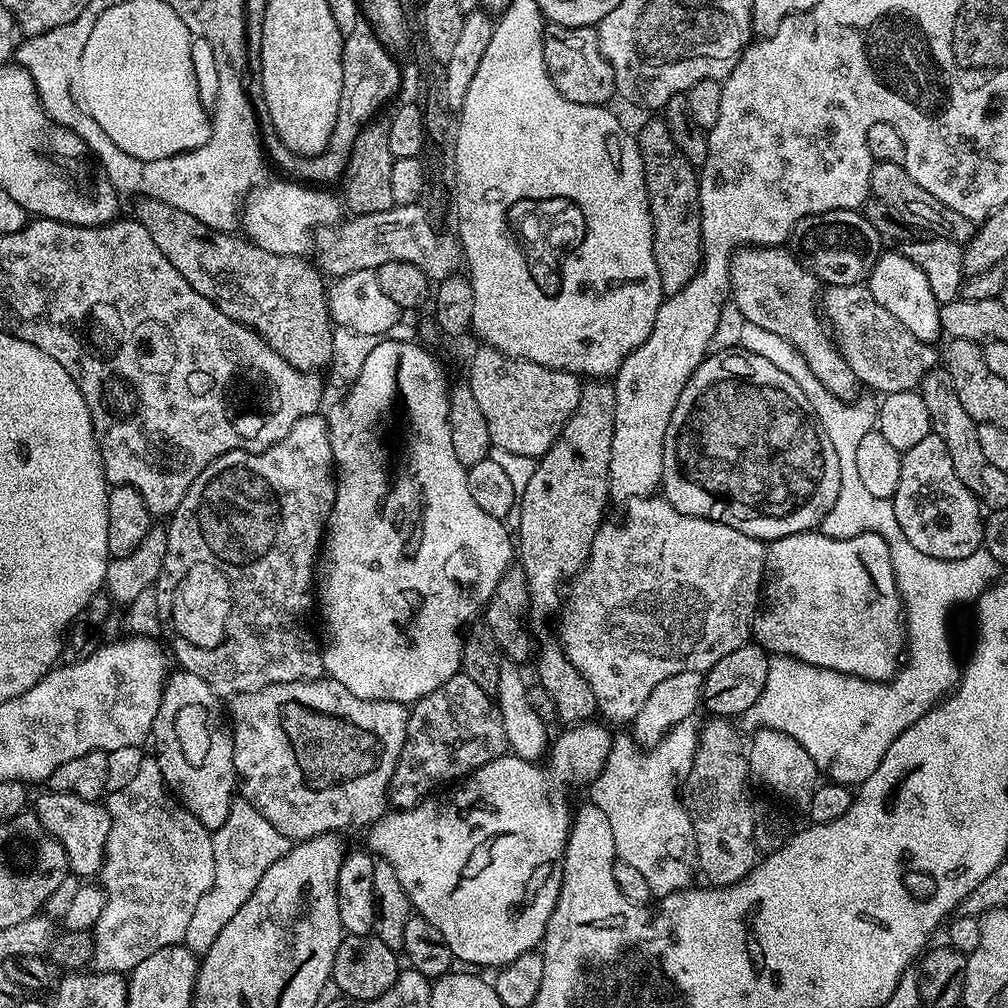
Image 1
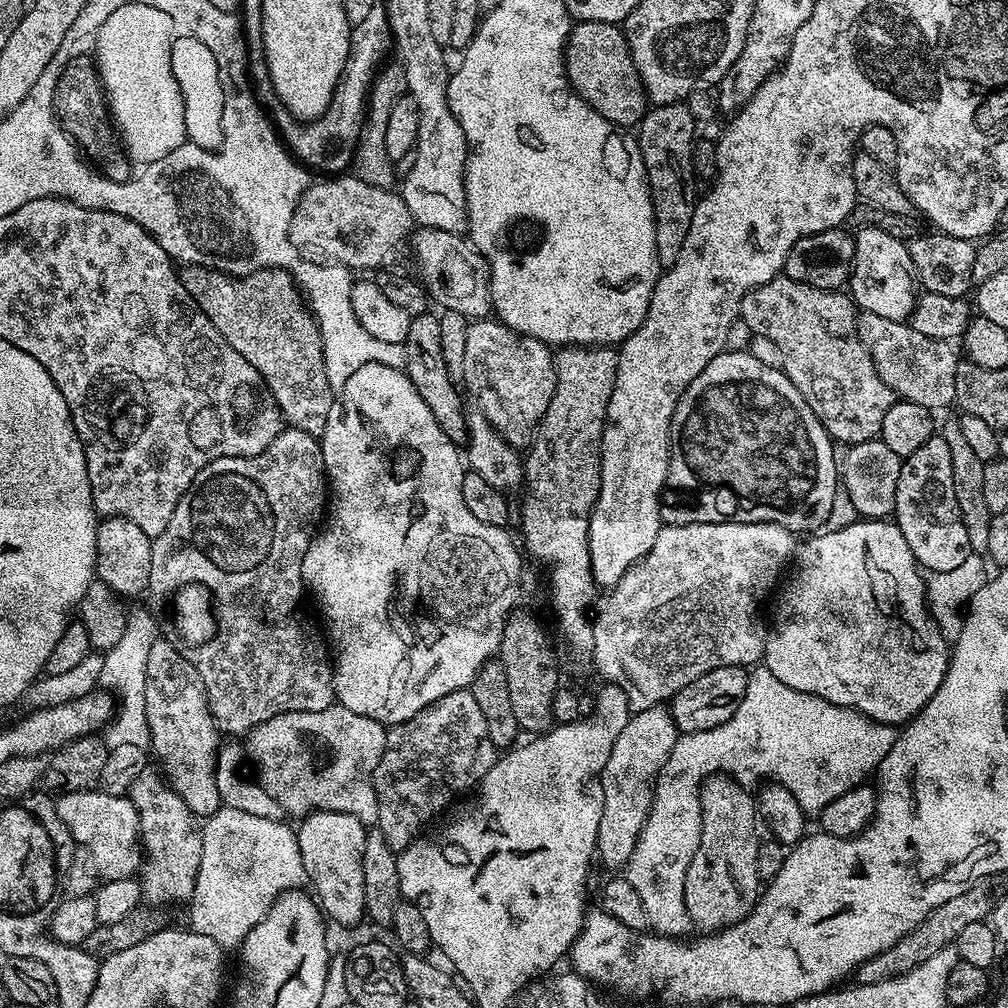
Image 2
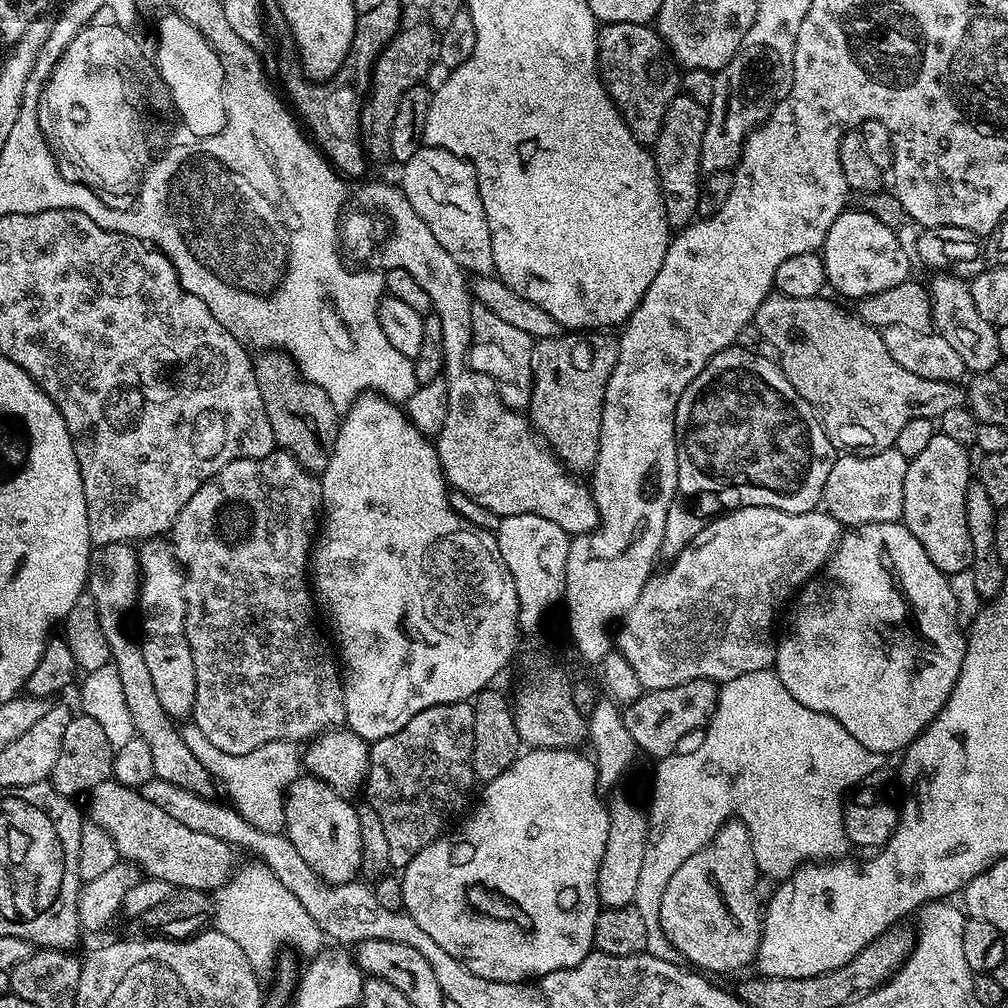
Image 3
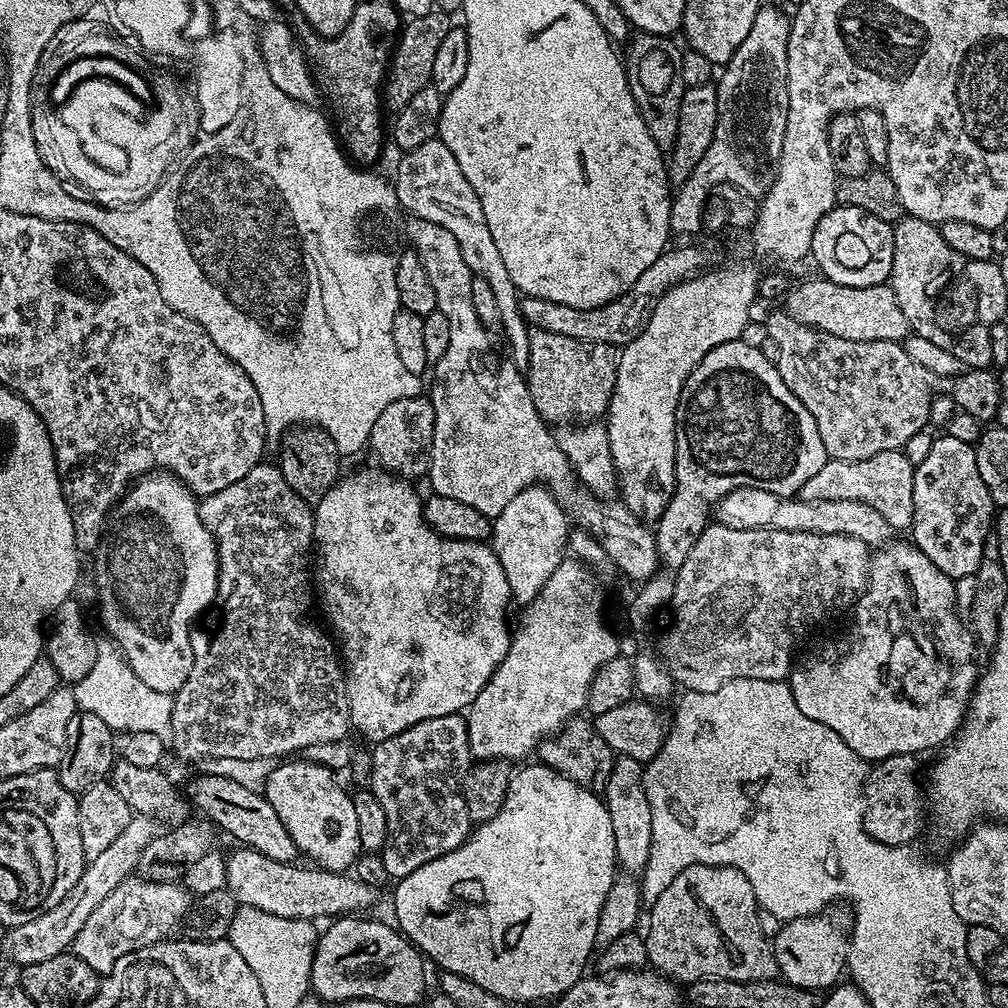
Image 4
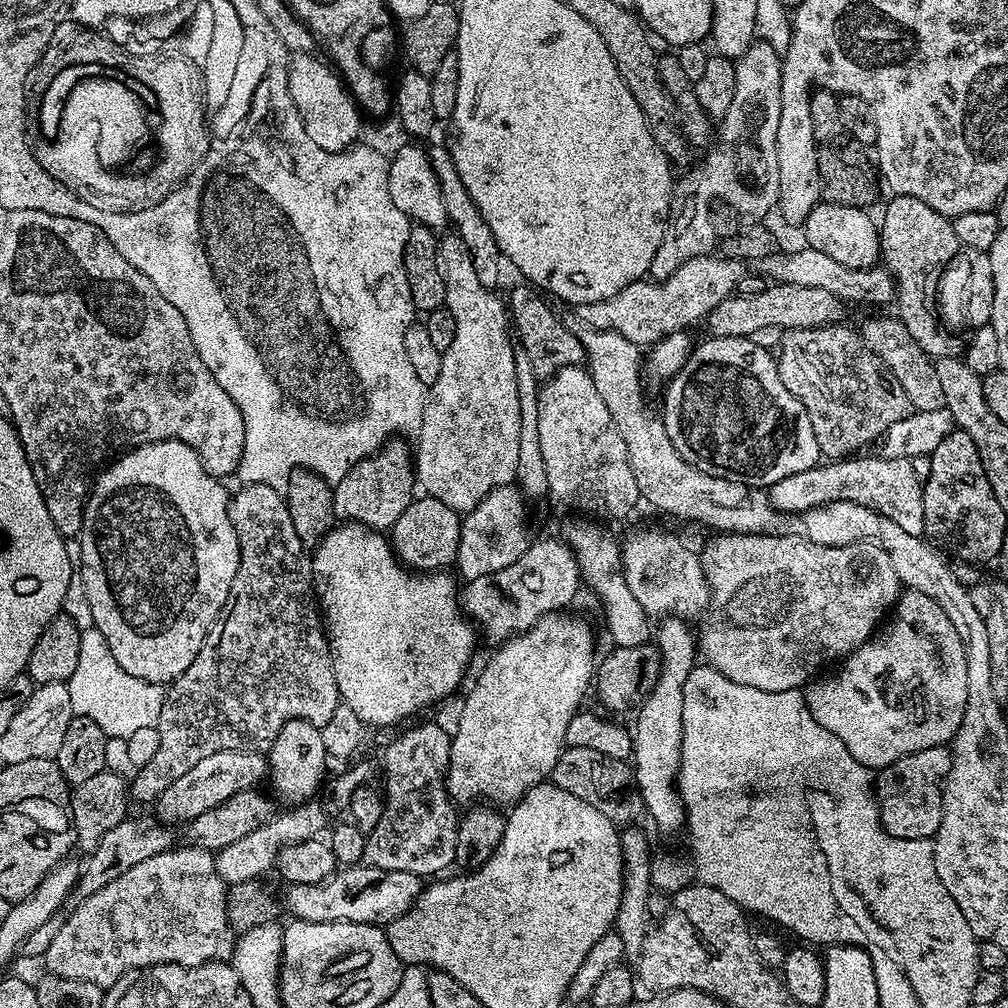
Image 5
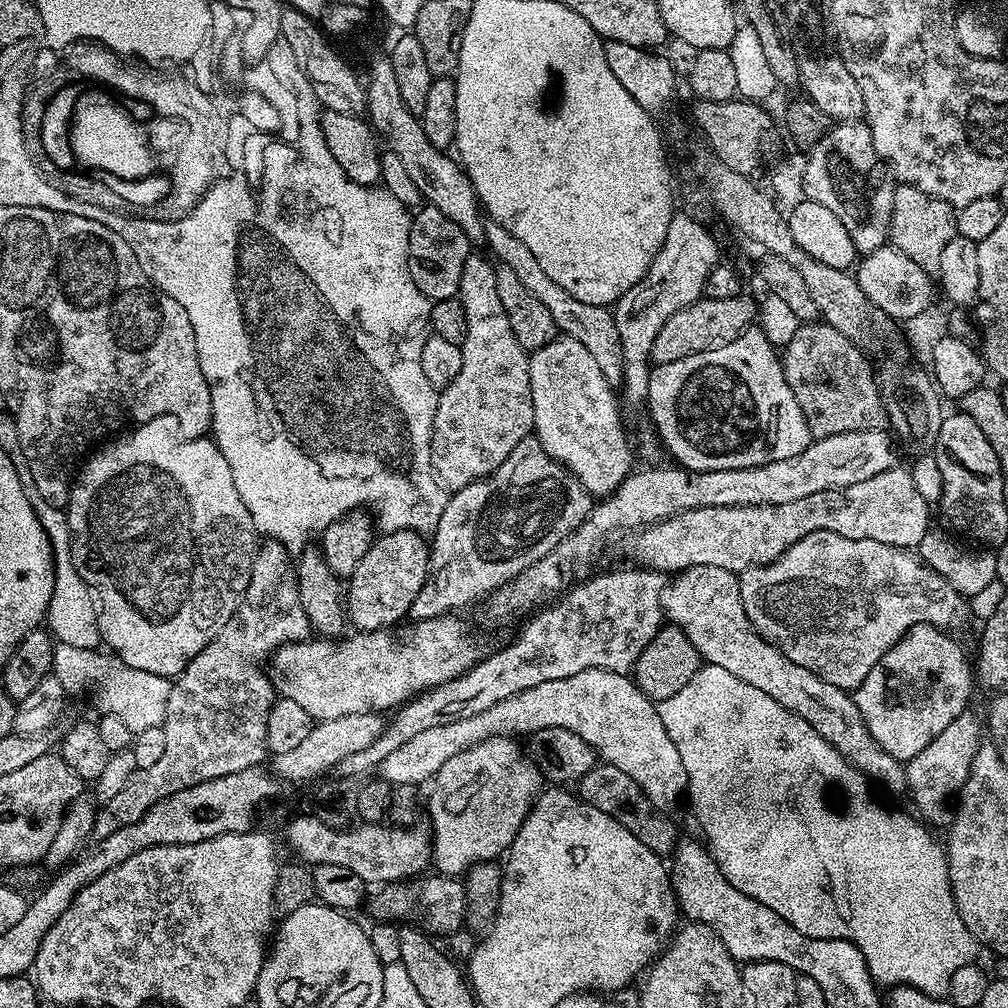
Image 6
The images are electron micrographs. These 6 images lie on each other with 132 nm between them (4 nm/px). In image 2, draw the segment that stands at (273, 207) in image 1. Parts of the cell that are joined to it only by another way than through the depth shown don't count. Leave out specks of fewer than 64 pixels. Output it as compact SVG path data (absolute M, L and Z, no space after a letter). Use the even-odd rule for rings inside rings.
M340 174L335 178L321 180L324 180L321 184L309 183L292 219L292 241L304 259L315 264L339 266L349 270L380 270L403 258L404 251L407 248L409 251L410 241L414 236L414 221L412 212L399 191L370 186L370 182L362 182L354 174Z

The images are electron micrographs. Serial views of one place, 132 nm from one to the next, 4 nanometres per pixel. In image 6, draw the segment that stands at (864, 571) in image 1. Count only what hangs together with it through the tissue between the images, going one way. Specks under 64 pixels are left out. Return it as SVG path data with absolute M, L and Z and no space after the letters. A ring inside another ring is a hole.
M932 624L914 626L896 645L884 655L884 659L866 674L864 681L854 689L854 699L858 706L858 714L862 714L862 722L866 722L866 730L870 730L870 738L886 750L894 759L906 762L914 758L921 750L926 750L958 714L969 707L968 699L974 688L974 668L968 665L968 656L960 649L956 640L948 637L943 628L935 628Z

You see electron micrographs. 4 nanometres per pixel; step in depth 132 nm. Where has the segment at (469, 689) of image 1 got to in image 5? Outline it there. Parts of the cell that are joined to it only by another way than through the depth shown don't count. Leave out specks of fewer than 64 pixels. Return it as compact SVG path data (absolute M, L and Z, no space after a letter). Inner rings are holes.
M440 724L407 728L397 740L389 742L384 752L388 792L386 788L382 822L367 833L364 860L373 868L406 870L421 878L432 878L447 873L447 868L456 864L458 808L448 794L447 782L452 737L449 729Z

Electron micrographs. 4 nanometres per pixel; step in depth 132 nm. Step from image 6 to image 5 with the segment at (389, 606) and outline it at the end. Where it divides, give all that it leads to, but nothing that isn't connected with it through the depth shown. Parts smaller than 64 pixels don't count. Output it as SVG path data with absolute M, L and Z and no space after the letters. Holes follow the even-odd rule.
M420 494L413 498L406 510L402 510L402 518L392 524L390 543L401 564L423 574L443 569L455 561L461 534L461 513L446 506L446 502L438 502L438 498Z

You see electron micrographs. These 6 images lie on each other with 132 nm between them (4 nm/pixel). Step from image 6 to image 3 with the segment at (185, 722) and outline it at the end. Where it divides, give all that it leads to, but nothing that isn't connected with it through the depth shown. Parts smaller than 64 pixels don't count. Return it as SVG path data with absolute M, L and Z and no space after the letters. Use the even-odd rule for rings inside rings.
M273 450L270 455L257 460L235 460L226 465L196 491L194 498L182 506L178 518L172 523L170 547L181 568L184 569L184 634L192 651L192 661L196 671L196 697L191 719L211 744L218 746L226 754L242 755L279 740L308 742L324 732L340 730L346 724L346 702L344 701L344 681L338 671L338 660L333 645L320 633L316 625L314 592L310 587L310 553L314 547L314 533L321 515L320 481L308 472L290 453Z

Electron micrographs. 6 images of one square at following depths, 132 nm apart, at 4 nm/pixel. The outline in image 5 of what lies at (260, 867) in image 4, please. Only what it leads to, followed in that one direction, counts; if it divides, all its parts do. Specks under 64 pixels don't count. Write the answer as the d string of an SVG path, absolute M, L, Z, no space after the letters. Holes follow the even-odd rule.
M344 866L330 878L317 884L289 884L282 892L282 904L293 913L295 919L306 922L354 922L355 924L374 924L387 926L394 918L402 918L414 906L424 889L424 882L418 874L410 874L406 870L382 870L371 866Z

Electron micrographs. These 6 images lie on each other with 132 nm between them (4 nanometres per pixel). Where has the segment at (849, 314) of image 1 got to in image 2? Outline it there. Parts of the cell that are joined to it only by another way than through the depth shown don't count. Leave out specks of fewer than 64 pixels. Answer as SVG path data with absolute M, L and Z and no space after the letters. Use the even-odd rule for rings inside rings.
M860 312L856 317L858 338L862 346L870 354L882 382L890 386L900 400L910 403L924 404L924 380L944 380L951 382L956 373L958 352L947 340L926 338L926 334L918 334L911 323L882 318L878 314Z

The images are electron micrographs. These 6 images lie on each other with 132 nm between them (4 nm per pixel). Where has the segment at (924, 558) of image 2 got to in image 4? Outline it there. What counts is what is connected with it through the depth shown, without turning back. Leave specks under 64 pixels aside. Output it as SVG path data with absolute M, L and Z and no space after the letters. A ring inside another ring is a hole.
M947 434L937 435L930 454L915 469L911 543L953 582L975 576L998 511L978 474L975 447Z

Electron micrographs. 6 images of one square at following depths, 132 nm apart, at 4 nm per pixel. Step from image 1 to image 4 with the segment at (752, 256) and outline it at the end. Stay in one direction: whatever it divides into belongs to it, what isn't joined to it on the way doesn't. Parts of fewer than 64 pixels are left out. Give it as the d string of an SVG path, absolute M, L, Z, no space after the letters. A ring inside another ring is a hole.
M786 310L779 311L766 316L768 336L774 338L780 351L774 362L776 369L794 398L810 410L810 418L814 418L814 426L818 426L818 435L822 438L822 446L826 446L829 460L865 460L874 458L874 454L901 451L914 434L929 427L930 402L937 394L949 396L959 411L973 415L978 421L996 420L1000 405L1000 378L995 371L969 368L958 376L939 376L926 370L926 366L918 366L918 362L906 354L903 343L895 340L850 342L850 338L834 338L834 334L826 334L790 318Z

